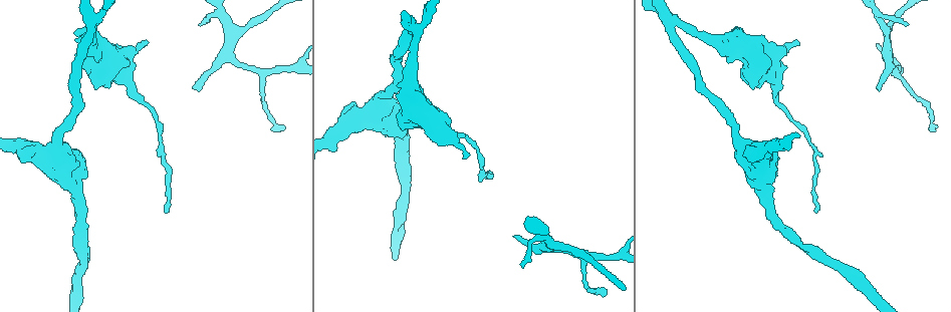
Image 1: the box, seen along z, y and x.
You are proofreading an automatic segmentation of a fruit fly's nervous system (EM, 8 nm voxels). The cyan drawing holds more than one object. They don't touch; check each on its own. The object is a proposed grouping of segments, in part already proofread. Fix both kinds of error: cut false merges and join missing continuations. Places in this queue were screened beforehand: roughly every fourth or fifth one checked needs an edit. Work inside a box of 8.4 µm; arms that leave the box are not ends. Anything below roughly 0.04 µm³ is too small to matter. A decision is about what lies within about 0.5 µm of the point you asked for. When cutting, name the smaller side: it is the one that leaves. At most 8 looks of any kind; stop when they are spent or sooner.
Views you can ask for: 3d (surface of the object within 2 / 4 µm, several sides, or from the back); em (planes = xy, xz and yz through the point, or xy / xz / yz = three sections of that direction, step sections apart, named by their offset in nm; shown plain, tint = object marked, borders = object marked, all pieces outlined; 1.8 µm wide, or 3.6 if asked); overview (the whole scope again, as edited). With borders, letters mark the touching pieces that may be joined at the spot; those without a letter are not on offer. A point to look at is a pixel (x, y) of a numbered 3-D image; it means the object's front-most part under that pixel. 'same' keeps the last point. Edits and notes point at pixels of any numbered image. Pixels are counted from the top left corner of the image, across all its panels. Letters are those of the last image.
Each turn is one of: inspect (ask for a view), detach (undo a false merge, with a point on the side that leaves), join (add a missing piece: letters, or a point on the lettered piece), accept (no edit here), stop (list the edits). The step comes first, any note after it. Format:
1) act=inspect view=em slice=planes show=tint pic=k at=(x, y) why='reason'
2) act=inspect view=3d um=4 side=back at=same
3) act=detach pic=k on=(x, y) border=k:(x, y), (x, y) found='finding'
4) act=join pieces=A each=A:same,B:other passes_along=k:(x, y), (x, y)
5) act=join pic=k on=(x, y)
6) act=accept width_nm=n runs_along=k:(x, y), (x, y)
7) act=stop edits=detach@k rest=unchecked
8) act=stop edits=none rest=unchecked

act=inspect view=3d um=4 side=back pic=1 at=(761, 185) why='calibre changes'

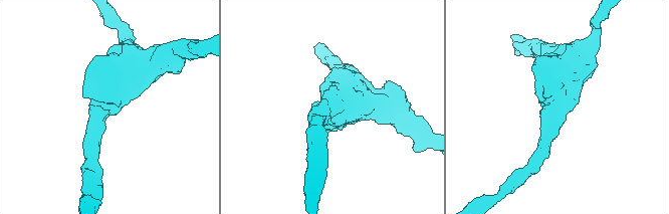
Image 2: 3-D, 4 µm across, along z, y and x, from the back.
act=inspect view=em um=3.6 slice=planes show=tint pic=2 at=(551, 105) arm_widths_nm=240,700

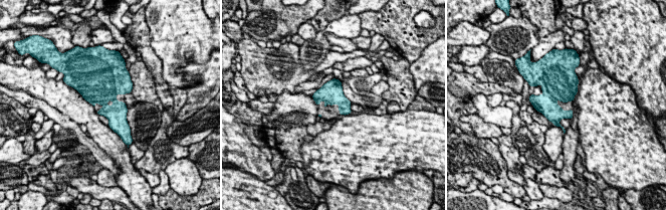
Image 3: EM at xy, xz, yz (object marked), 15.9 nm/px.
act=inspect view=em um=3.6 slice=planes show=borders at=same

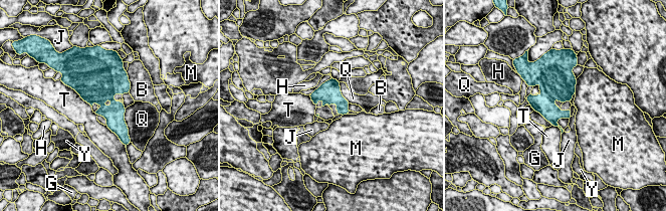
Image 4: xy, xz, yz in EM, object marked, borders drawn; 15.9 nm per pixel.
act=accept longest_contact=Q:380nm each=B:other,G:other,H:other,J:other,M:other,Q:other,T:other,Y:other border=4:(125, 109), (125, 123), (129, 132) found='all the same cell'

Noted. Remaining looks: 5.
act=inspect view=3d um=2 pic=1 at=(73, 33) why='branch stops here'

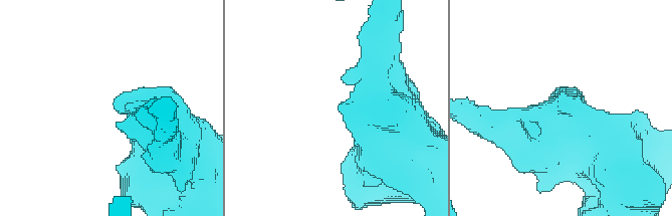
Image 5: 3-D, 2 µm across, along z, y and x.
act=inspect view=em slice=planes show=tint pic=5 at=(113, 104)

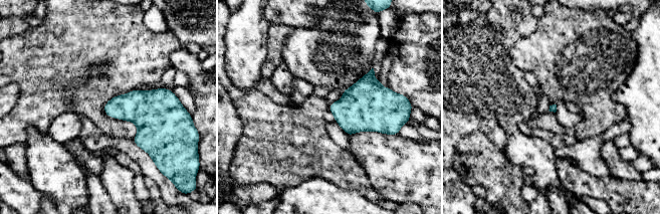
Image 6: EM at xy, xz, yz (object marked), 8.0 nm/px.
act=inspect view=em slice=planes show=borders at=same why='what lies round it'

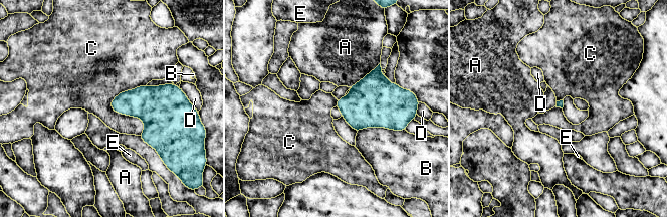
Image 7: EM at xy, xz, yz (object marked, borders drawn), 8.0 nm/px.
act=accept each=A:other,B:other,C:other,D:other,E:other border=7:(146, 84), (110, 102), (140, 135) found='none of them fits'

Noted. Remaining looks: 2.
act=inspect view=em slice=planes show=plain pic=1 at=(413, 28) why='four or more arms meet'

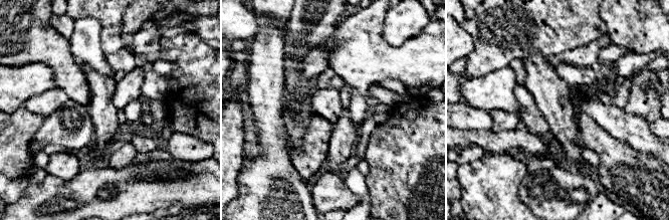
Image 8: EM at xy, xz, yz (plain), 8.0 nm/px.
act=inspect view=em slice=planes show=borders at=same

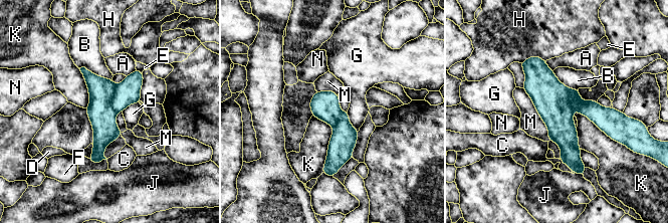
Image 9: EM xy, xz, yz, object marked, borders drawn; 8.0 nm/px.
act=detach pic=9 on=(127, 92) each=A:other,B:other,C:other,D:other,E:other,F:other,G:other,H:other,J:other,K:other,M:other,N:other border=9:(115, 85), (112, 106), (117, 112) found='a second cell is stuck on'

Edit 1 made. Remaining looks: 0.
act=stop edits=detach@9 rest=unchecked

